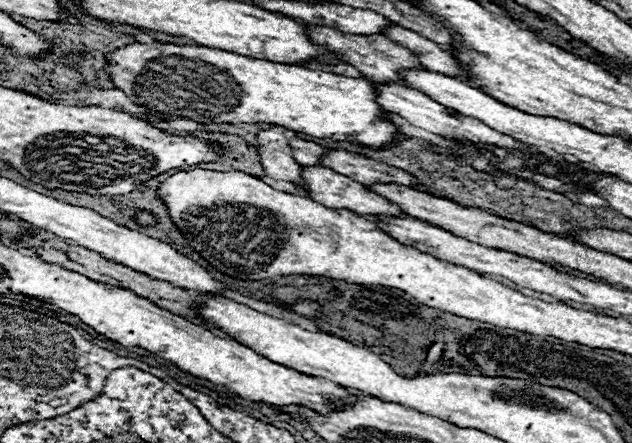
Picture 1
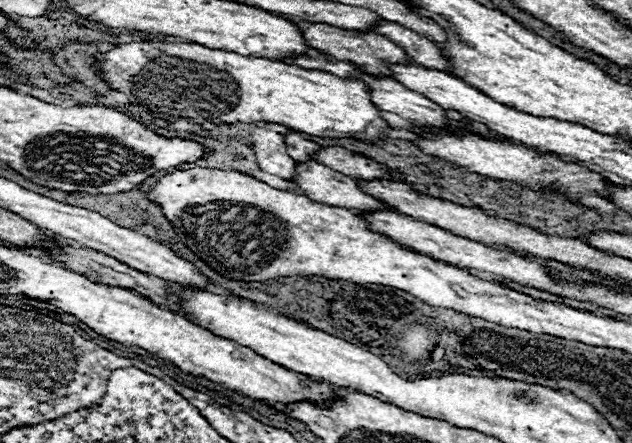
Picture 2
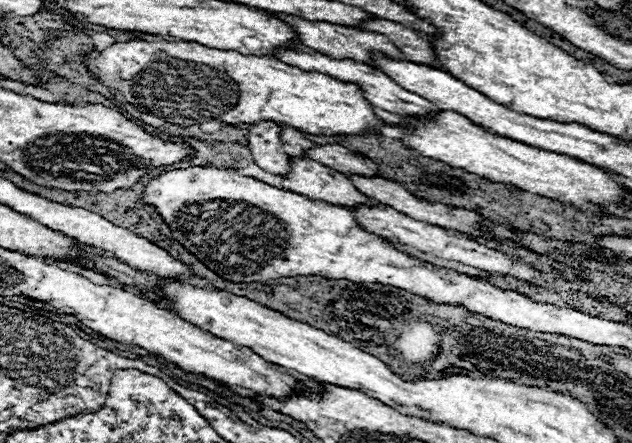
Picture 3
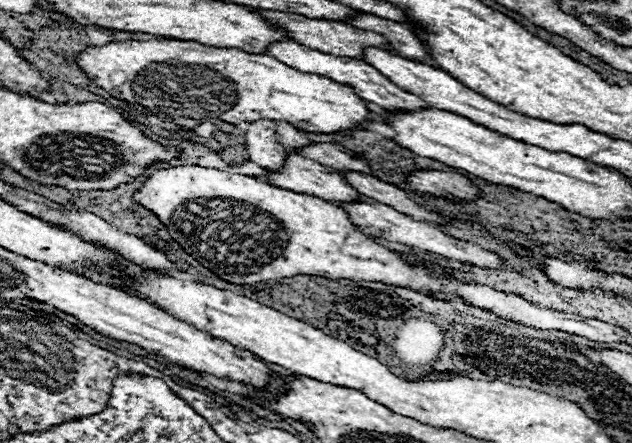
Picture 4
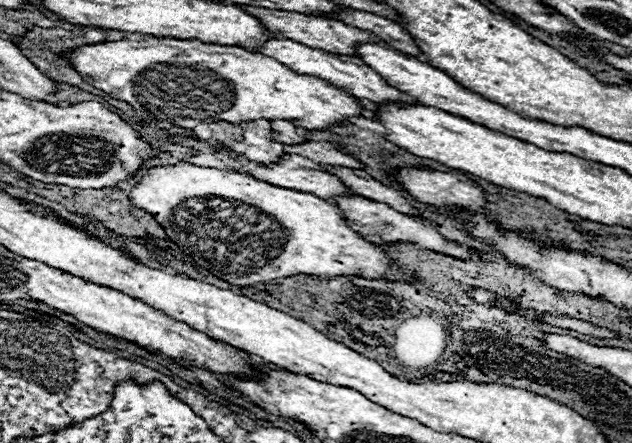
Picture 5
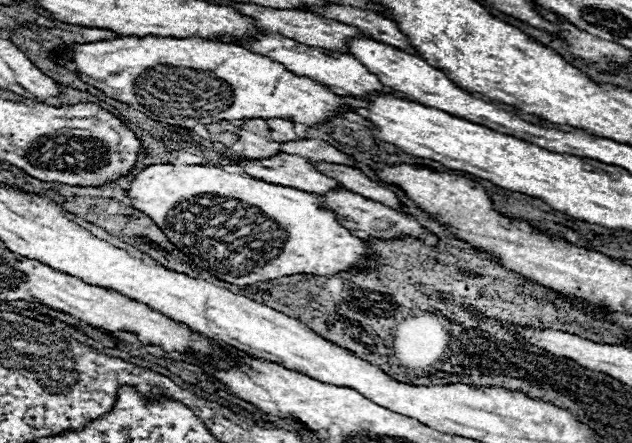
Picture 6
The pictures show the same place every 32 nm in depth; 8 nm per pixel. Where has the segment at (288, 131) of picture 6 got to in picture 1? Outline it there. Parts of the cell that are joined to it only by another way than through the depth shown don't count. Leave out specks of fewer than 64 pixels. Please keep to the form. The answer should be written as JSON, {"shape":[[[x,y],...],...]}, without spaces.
{"shape":[[[292,136],[288,140],[290,144],[290,150],[294,154],[294,158],[298,160],[298,164],[320,164],[320,156],[324,152],[322,146],[314,144],[314,142],[308,142],[308,140],[302,140],[300,136]]]}

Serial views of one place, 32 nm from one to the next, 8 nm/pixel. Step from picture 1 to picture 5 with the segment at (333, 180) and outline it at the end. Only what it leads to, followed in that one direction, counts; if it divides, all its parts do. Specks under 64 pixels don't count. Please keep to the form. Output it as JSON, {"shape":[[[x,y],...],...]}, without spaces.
{"shape":[[[284,154],[276,164],[258,164],[250,176],[278,184],[282,188],[298,188],[298,192],[314,192],[314,196],[330,198],[336,194],[352,194],[336,176],[322,172],[318,164],[298,154]]]}

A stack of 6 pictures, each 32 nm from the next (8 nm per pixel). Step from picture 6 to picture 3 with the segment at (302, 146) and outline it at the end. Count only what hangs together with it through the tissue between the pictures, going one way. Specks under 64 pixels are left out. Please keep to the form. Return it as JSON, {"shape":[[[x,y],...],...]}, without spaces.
{"shape":[[[316,144],[304,152],[306,158],[316,160],[328,168],[334,168],[342,174],[362,174],[362,176],[376,176],[376,164],[362,156],[348,152],[344,146],[338,144]]]}

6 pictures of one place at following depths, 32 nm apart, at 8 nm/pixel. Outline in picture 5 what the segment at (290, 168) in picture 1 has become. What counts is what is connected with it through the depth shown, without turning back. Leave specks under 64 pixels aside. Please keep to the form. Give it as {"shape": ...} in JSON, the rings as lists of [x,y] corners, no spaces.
{"shape":[[[264,118],[242,124],[242,140],[246,144],[244,154],[252,162],[274,162],[284,154],[282,144],[272,138],[270,122]]]}

